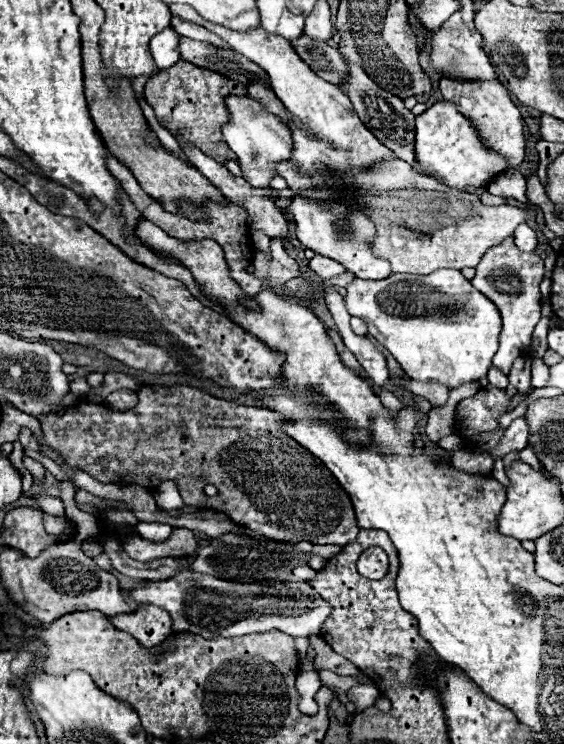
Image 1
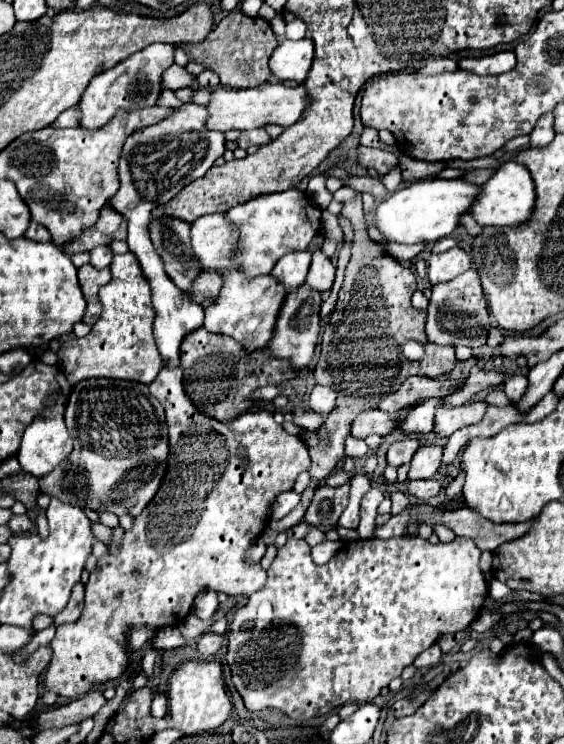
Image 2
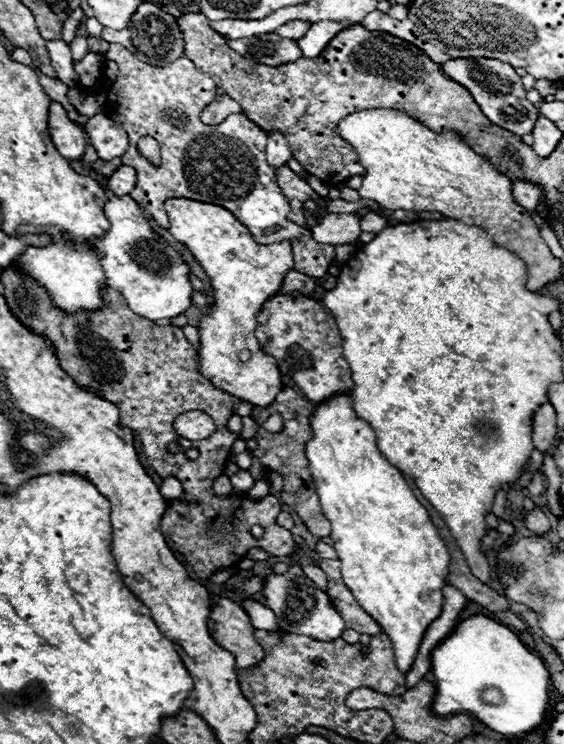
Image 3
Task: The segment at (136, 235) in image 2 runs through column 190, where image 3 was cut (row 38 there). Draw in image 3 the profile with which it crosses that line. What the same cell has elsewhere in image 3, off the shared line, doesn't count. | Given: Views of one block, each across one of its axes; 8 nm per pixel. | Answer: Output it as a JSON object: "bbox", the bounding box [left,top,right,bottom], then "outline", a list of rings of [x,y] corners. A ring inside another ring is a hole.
{"bbox":[102,4,350,66],"outline":[[[140,4],[140,8],[136,10],[136,14],[132,16],[128,28],[116,32],[116,30],[102,30],[102,38],[110,44],[122,44],[124,48],[128,48],[138,60],[144,60],[148,64],[156,64],[156,66],[164,66],[176,58],[182,56],[182,48],[184,48],[184,40],[182,40],[182,32],[176,24],[174,16],[168,16],[166,12],[160,12],[160,8],[156,8],[154,4]],[[326,20],[324,24],[314,24],[312,28],[308,28],[304,38],[300,38],[296,42],[300,44],[300,50],[304,52],[306,58],[316,58],[326,48],[326,44],[332,40],[332,36],[336,36],[346,26],[350,26],[350,24],[328,24],[328,20]]]}

